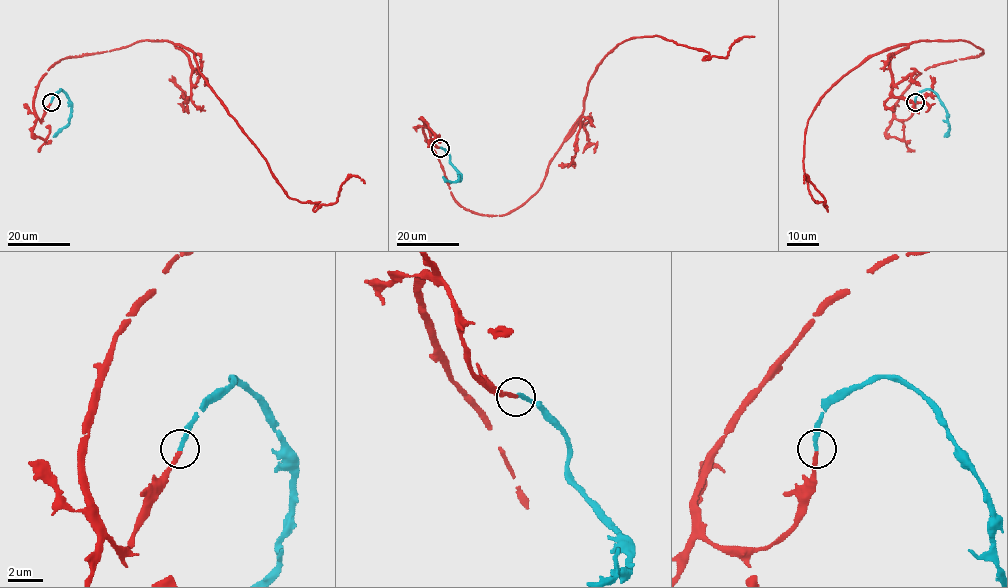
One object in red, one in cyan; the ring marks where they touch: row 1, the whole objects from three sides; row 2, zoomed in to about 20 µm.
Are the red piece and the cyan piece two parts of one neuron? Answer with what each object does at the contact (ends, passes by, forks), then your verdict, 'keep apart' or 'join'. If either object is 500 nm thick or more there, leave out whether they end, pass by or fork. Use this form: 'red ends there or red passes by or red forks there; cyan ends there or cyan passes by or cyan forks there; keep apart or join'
red ends there; cyan ends there; join

